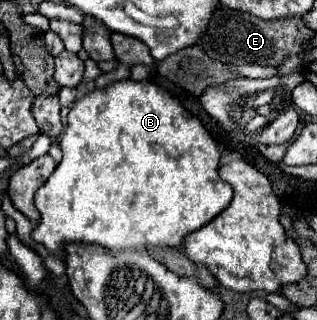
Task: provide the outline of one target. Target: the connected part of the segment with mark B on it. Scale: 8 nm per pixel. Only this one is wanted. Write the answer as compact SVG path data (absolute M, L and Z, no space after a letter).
M122 79L74 101L60 149L64 153L62 161L36 191L40 223L32 231L32 239L56 257L64 257L66 241L100 243L112 251L130 251L144 245L178 247L186 233L200 229L224 211L234 195L232 187L218 175L220 151L210 131L154 81Z

